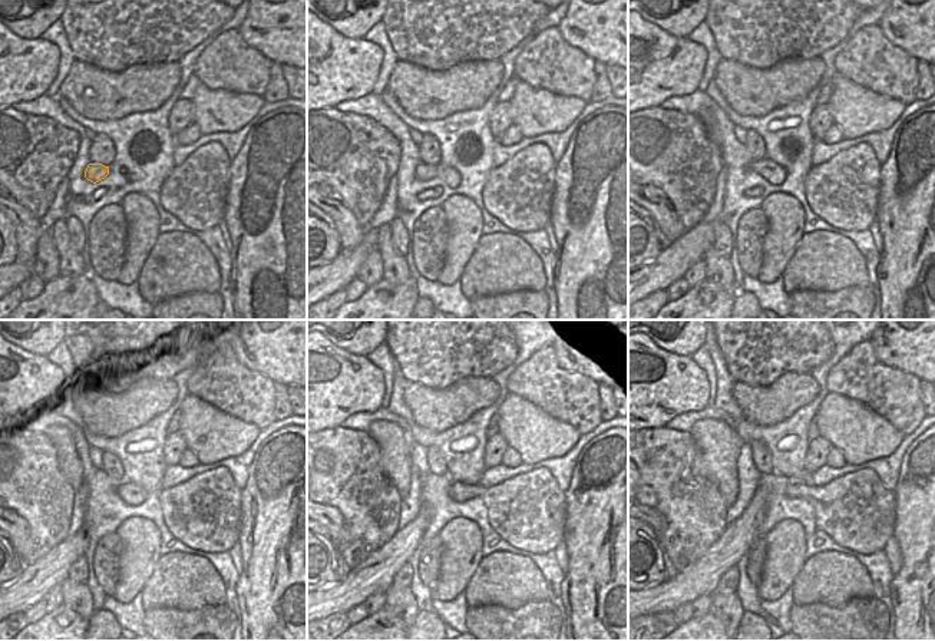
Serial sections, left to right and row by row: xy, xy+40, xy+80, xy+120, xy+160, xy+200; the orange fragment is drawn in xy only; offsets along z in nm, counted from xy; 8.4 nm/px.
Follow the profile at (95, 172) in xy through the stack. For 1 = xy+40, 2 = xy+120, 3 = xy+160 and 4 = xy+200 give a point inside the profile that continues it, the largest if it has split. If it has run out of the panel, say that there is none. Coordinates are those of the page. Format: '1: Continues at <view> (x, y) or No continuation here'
1: Continues at xy+40 (425, 171)
2: Continues at xy+120 (132, 494)
3: Continues at xy+160 (529, 511)
4: Continues at xy+200 (856, 511)

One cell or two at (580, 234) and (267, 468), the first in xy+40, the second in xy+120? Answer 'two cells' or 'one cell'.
one cell

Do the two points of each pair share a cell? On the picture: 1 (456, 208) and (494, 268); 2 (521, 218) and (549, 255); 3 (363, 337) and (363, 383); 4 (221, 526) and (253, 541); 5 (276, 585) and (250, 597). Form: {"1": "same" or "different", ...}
{"1": "different", "2": "different", "3": "different", "4": "different", "5": "same"}

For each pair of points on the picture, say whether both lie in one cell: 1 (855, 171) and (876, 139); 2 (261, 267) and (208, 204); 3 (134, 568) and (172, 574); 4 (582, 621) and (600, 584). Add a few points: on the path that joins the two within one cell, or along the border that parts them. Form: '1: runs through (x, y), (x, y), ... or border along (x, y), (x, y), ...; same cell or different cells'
1: border along (838, 152), (858, 144), (868, 144), (881, 165); different cells
2: border along (228, 187), (224, 195), (224, 217), (221, 220); different cells
3: border along (161, 557), (139, 592); different cells
4: runs through (592, 611), (592, 592); same cell

